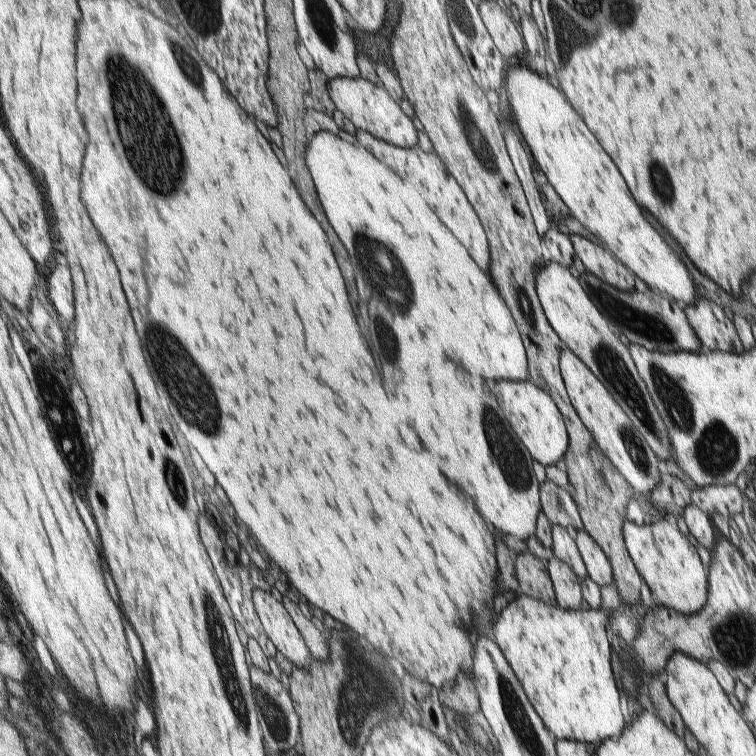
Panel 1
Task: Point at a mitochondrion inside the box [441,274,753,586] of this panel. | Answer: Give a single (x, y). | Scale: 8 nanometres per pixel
(715, 449)

